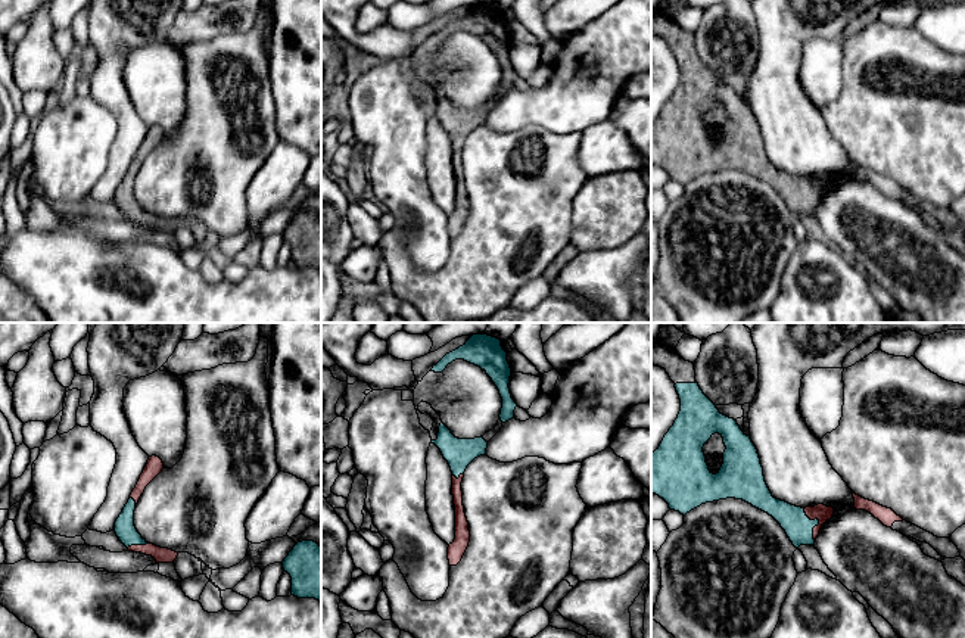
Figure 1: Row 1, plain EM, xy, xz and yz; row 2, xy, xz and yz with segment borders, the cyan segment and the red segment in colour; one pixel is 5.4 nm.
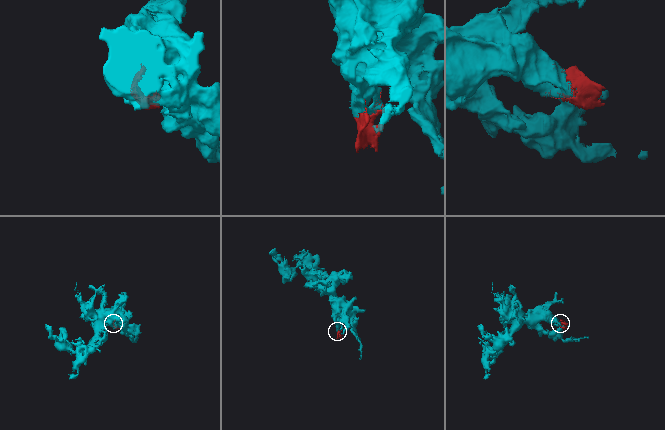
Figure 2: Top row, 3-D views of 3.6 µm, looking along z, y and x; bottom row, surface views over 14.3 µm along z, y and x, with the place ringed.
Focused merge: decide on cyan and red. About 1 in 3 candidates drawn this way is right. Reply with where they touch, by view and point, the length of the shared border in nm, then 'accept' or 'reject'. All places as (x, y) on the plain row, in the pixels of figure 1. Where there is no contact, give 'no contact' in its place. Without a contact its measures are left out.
yz (818, 192) | 200 nm | accept

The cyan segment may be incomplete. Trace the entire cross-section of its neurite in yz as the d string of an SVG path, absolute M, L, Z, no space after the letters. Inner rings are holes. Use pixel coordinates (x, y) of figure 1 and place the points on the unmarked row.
M657 12L651 13L651 34L666 40L681 69L678 88L651 122L651 164L684 186L706 172L743 169L772 186L796 218L815 217L834 178L824 174L801 178L773 168L754 113L703 63L695 52L694 34ZM715 103L723 108L726 116L716 144L709 140L703 122Z

